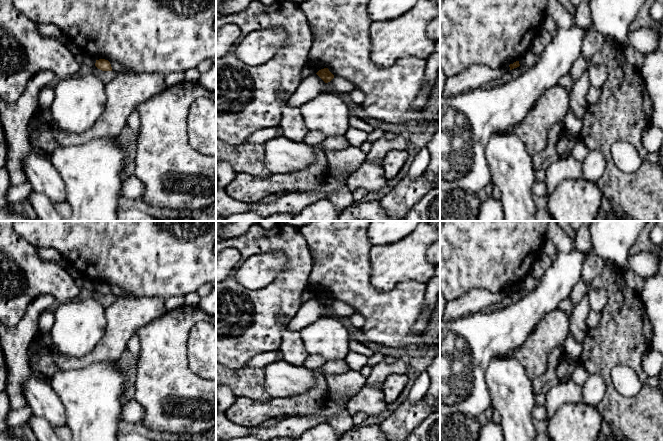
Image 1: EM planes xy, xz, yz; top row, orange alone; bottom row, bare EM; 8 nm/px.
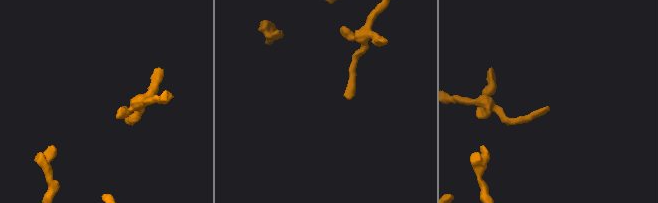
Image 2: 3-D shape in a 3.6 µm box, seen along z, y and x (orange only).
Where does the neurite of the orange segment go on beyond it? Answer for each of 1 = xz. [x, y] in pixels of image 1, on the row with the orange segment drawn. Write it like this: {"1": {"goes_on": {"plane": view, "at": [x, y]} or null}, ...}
{"1": {"goes_on": null}}

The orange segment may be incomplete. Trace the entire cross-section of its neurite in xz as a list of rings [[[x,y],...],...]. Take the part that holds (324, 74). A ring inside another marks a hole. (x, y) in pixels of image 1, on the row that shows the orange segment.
[[[328,68],[321,69],[321,70],[319,70],[316,74],[317,74],[325,83],[330,82],[330,81],[334,78],[334,75],[329,71]]]

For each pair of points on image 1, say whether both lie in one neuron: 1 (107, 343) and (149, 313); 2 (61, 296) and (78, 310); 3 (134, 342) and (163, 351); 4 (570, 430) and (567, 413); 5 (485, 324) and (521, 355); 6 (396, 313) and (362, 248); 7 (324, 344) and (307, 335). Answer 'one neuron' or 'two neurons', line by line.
1: one neuron
2: two neurons
3: two neurons
4: one neuron
5: two neurons
6: one neuron
7: one neuron

